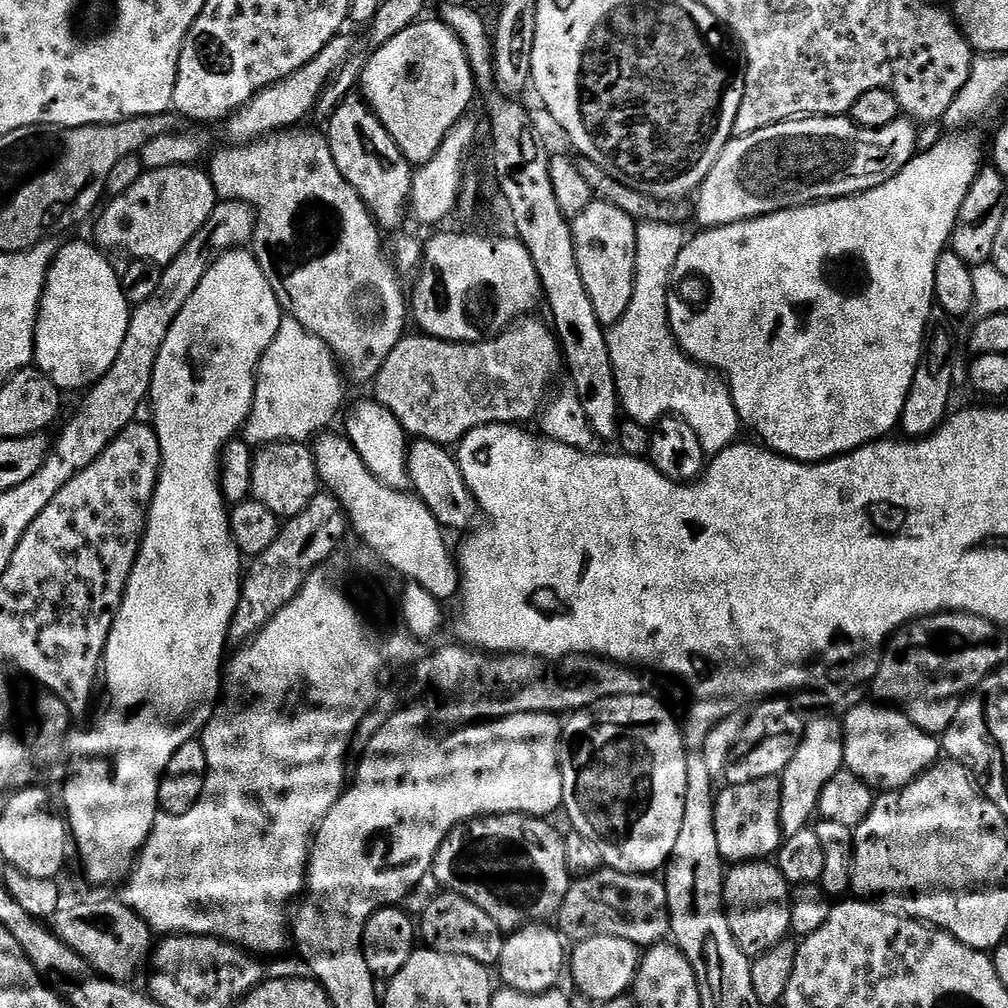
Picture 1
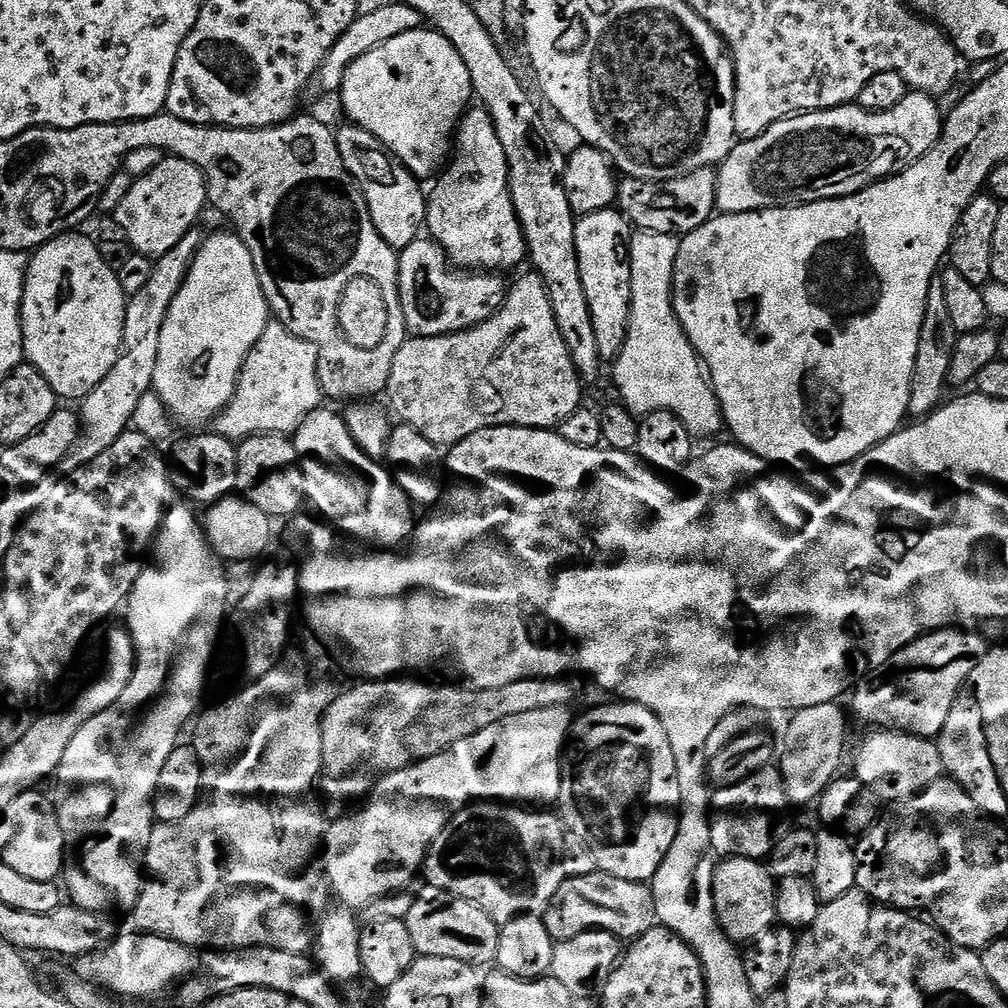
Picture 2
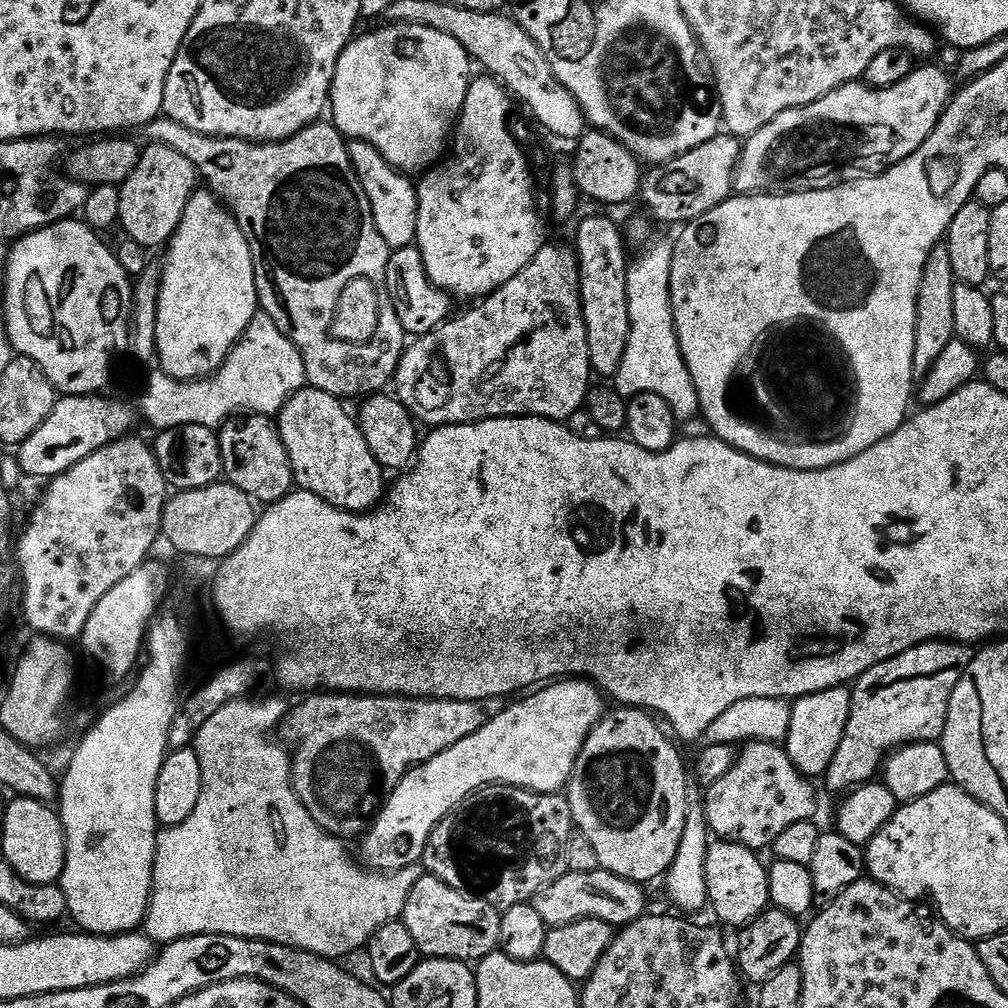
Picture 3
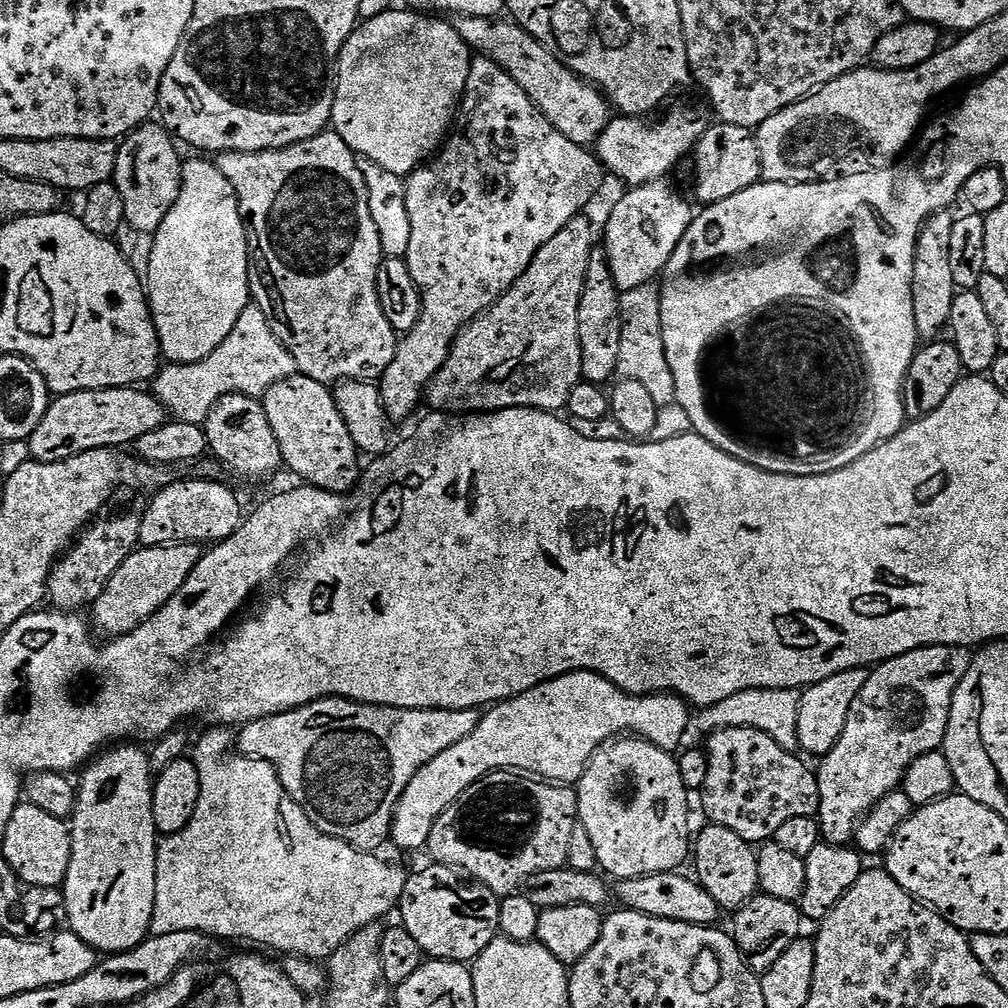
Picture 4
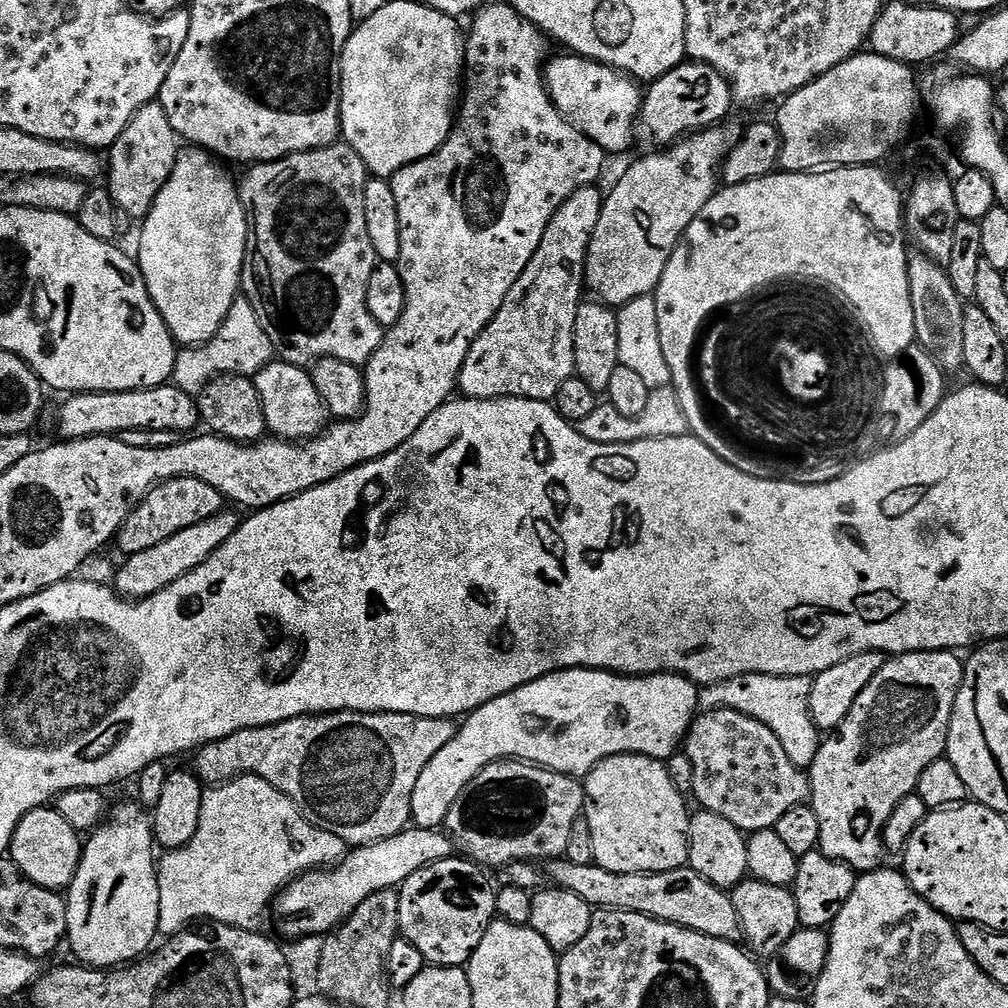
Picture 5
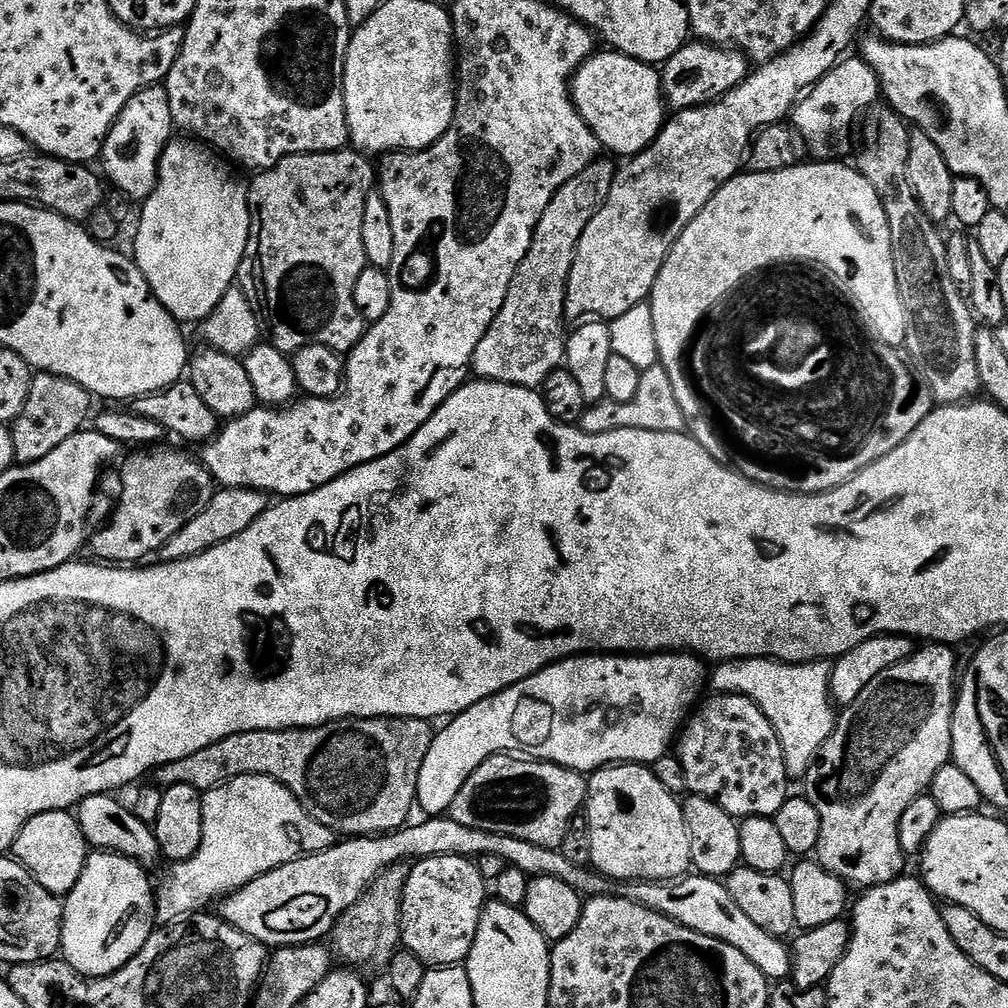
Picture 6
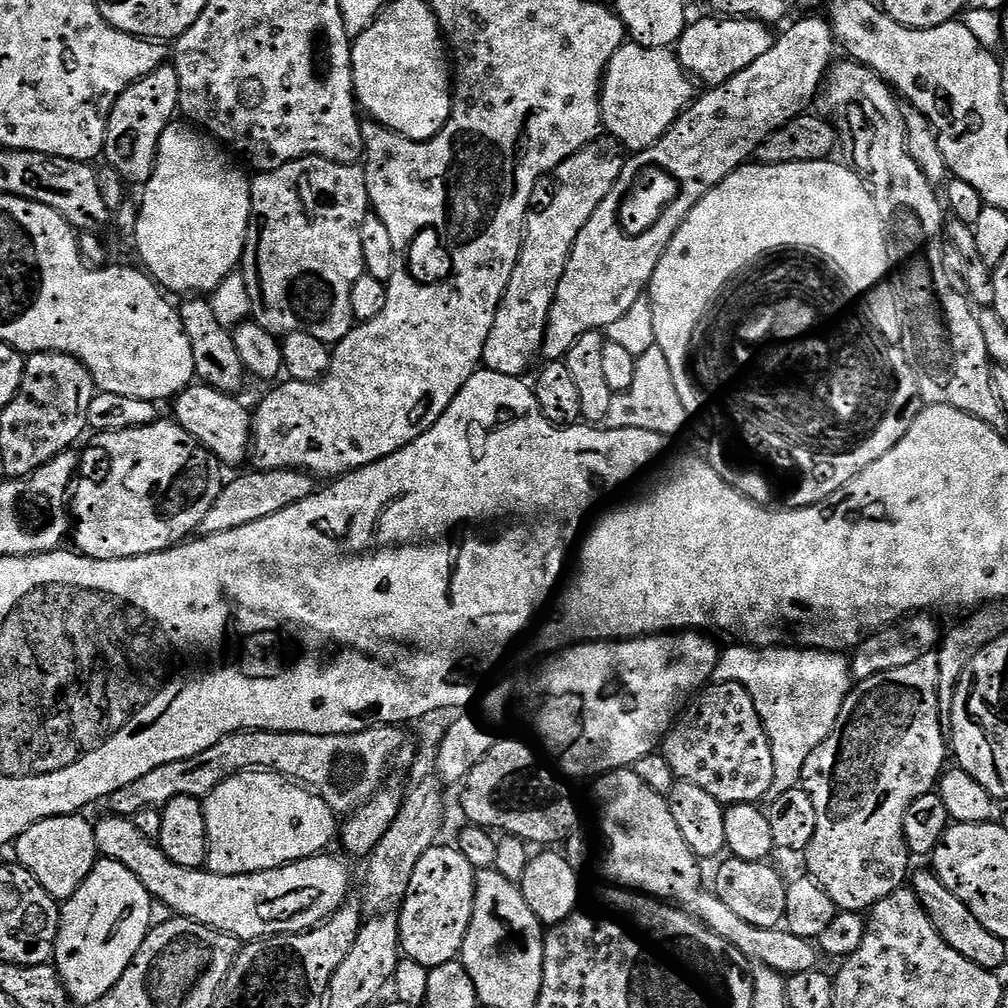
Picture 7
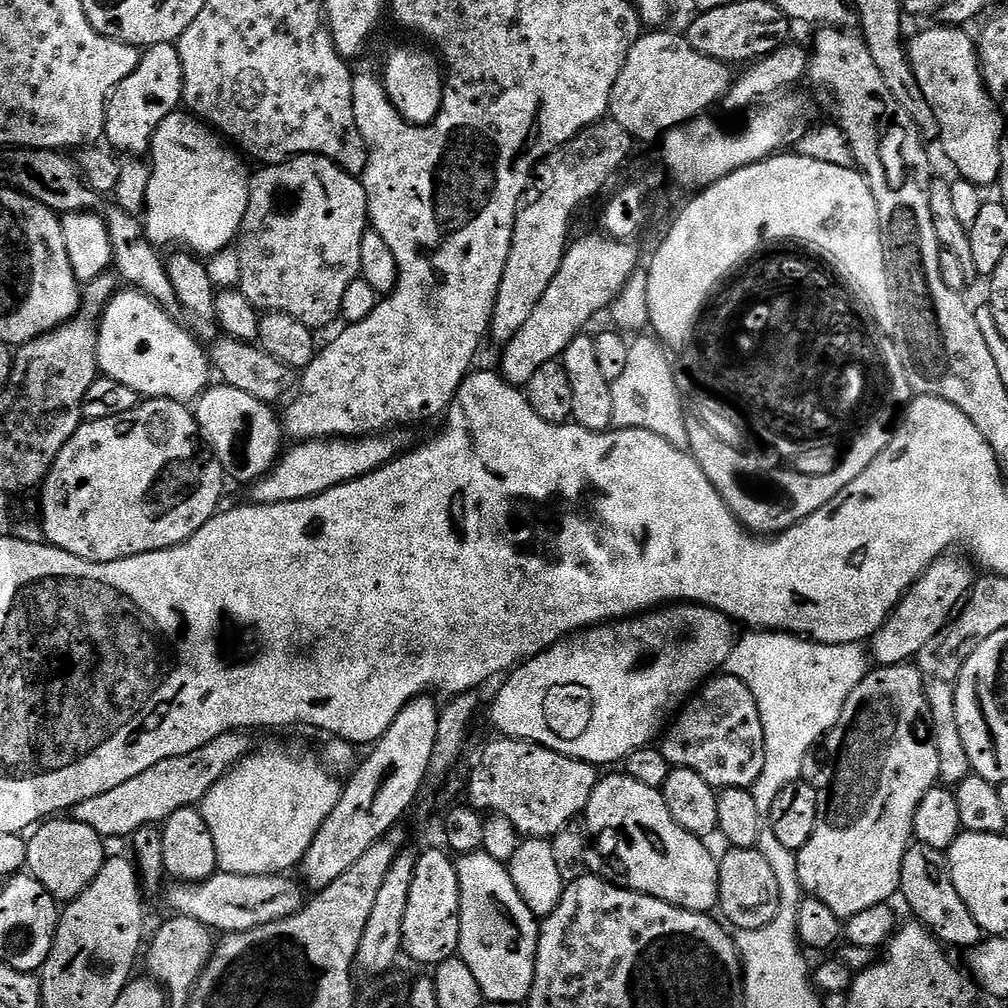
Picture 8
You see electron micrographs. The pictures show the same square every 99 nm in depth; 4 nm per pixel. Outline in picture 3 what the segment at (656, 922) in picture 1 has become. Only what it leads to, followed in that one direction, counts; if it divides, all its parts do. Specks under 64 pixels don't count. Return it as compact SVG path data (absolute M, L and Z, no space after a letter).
M565 871L554 882L550 882L540 893L532 897L534 910L546 922L549 929L566 926L570 922L578 922L586 918L598 918L598 922L606 922L613 929L619 930L625 924L633 924L649 911L648 896L645 885L636 884L632 880L622 878L613 872L598 871L590 874L578 874Z

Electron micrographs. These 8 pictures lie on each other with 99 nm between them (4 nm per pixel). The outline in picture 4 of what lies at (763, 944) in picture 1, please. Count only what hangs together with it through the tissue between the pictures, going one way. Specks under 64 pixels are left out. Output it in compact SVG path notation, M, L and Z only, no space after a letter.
M705 823L705 828L694 836L694 860L696 856L695 879L707 890L710 898L714 898L717 909L735 913L747 900L757 895L760 883L758 882L757 849L747 844L734 830L726 830L726 826Z

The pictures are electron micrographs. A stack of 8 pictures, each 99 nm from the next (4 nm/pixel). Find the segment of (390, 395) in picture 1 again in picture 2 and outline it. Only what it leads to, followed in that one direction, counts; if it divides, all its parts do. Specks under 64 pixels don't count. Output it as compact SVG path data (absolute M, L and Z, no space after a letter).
M528 270L525 276L517 278L513 288L511 285L507 289L504 305L481 324L475 324L473 328L466 328L461 332L451 332L445 336L413 335L411 338L405 339L403 346L398 350L398 354L394 354L394 366L390 366L386 397L388 396L389 401L387 400L387 403L390 405L391 411L397 417L400 415L399 419L403 423L414 426L414 430L418 430L426 438L430 438L430 442L434 442L438 446L451 446L478 430L497 428L503 424L513 424L519 428L555 429L561 422L570 419L571 416L575 416L581 411L580 399L583 398L584 391L586 388L581 381L580 371L574 366L574 358L570 358L570 350L566 346L562 330L558 328L558 322L554 318L554 306L550 302L550 294L546 290L539 272Z

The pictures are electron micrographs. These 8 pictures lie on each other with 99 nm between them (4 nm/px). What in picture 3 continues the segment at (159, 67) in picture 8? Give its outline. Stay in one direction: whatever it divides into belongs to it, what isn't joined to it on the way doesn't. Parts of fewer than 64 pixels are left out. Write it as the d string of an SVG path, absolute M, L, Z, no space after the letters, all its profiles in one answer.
M149 143L140 153L140 161L134 166L134 172L130 178L126 178L124 184L119 185L120 190L120 223L121 229L128 231L128 236L136 244L144 248L156 248L167 245L175 232L180 218L184 213L188 200L198 188L198 173L196 167L190 162L190 158L182 158L178 150L172 150L165 144Z

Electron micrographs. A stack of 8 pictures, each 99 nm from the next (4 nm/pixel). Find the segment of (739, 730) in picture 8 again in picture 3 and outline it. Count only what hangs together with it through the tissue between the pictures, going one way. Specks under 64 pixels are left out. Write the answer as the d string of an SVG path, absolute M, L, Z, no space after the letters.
M749 742L739 749L734 766L726 778L718 778L703 793L704 817L713 837L733 840L753 850L771 849L772 843L794 822L815 817L816 788L790 762L787 751L779 744Z

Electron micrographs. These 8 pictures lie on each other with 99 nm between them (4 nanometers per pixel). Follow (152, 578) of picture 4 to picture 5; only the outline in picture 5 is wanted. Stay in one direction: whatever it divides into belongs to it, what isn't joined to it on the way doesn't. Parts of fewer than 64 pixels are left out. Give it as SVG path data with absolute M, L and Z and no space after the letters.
M231 510L214 514L214 518L206 518L206 522L194 522L194 526L186 526L186 530L178 530L166 542L158 542L158 546L150 546L150 550L142 550L138 554L127 557L124 565L116 572L115 591L125 598L144 600L147 596L158 594L158 590L166 590L178 578L190 574L198 566L206 562L222 546L222 542L230 542L230 538L238 531L242 523Z

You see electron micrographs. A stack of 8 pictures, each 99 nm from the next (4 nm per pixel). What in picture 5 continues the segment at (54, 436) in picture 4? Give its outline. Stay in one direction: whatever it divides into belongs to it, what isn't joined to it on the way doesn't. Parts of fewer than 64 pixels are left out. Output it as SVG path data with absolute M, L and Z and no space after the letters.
M172 382L160 384L157 388L135 388L129 392L81 392L79 394L69 395L65 400L68 401L60 408L60 432L64 440L81 440L82 438L90 438L91 436L119 437L121 432L129 432L130 430L170 430L171 432L179 432L181 434L192 434L197 431L198 425L201 423L200 406L194 399L193 393L184 392Z

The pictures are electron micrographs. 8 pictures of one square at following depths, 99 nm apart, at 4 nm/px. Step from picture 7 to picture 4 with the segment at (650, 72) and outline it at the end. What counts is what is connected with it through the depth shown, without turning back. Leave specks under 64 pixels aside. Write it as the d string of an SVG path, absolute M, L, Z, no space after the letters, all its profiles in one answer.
M460 16L454 26L473 53L489 56L498 62L498 66L502 66L502 70L506 70L506 74L510 74L510 78L514 78L522 90L526 90L534 106L542 110L554 130L562 130L570 142L595 145L610 119L610 105L595 84L588 83L577 72L570 71L550 49L539 44L511 19Z

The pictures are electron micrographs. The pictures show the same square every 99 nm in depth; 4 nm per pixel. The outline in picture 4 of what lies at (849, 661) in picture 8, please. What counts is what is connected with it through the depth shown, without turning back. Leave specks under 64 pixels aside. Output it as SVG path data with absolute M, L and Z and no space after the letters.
M795 688L741 690L739 694L730 694L730 698L722 698L722 702L714 702L714 706L706 706L695 714L689 715L688 725L682 734L682 745L684 748L698 748L701 747L705 738L713 736L718 730L753 728L762 730L762 734L770 734L770 738L774 738L774 742L778 742L778 746L782 746L787 752L796 752L800 747L798 742L799 705L800 692Z

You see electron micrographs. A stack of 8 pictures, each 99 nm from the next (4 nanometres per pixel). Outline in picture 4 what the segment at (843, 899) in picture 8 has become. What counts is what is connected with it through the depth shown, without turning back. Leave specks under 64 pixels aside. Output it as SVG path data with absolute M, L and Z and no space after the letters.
M930 646L910 650L910 654L902 654L898 658L890 658L869 671L866 686L862 686L862 694L858 694L858 698L854 698L850 706L842 738L838 738L834 750L830 750L830 754L819 761L820 768L816 772L820 795L820 835L827 843L851 845L856 827L865 814L882 798L886 798L886 794L897 791L903 785L909 766L922 758L922 754L943 749L952 699L966 670L972 664L972 658L973 653L967 648Z

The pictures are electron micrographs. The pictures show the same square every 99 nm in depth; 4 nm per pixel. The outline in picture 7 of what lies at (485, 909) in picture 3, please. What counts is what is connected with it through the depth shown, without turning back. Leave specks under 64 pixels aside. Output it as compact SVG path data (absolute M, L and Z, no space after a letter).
M433 846L422 854L418 866L414 866L414 875L410 878L410 886L406 890L402 903L399 905L400 914L400 946L403 955L414 962L422 962L422 966L434 969L446 962L459 957L462 946L466 942L466 930L470 930L472 917L472 894L476 891L476 869L456 846L440 848Z

